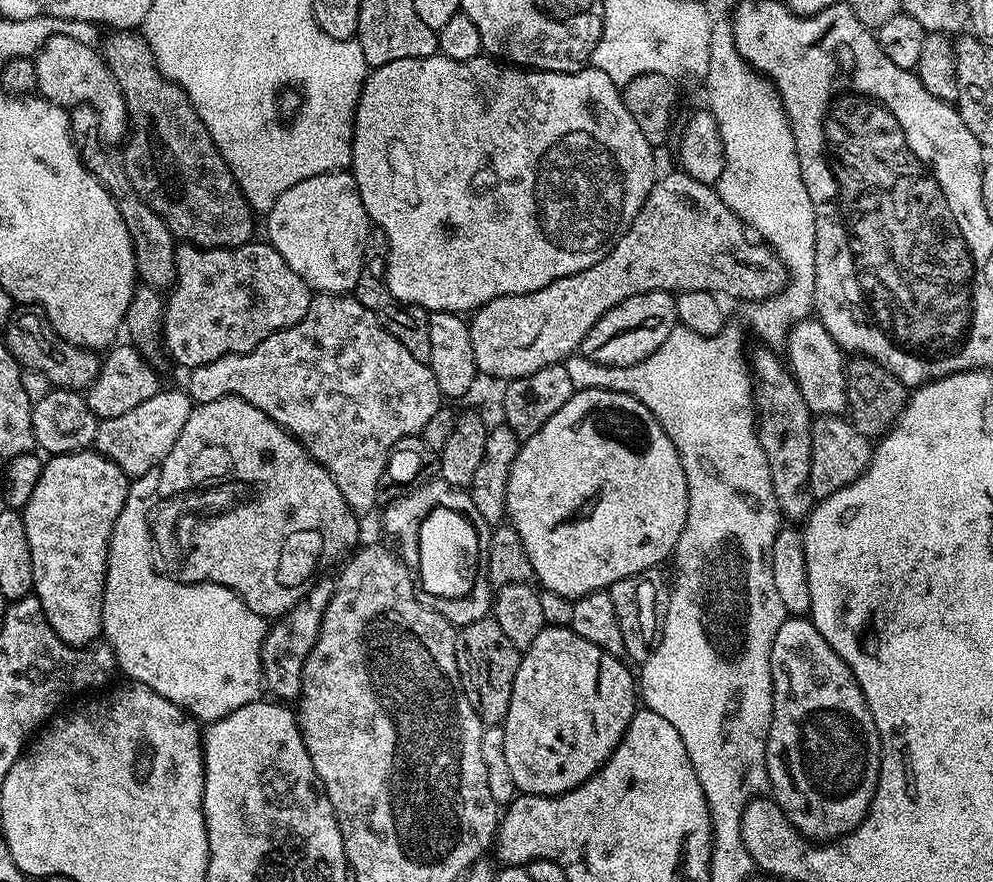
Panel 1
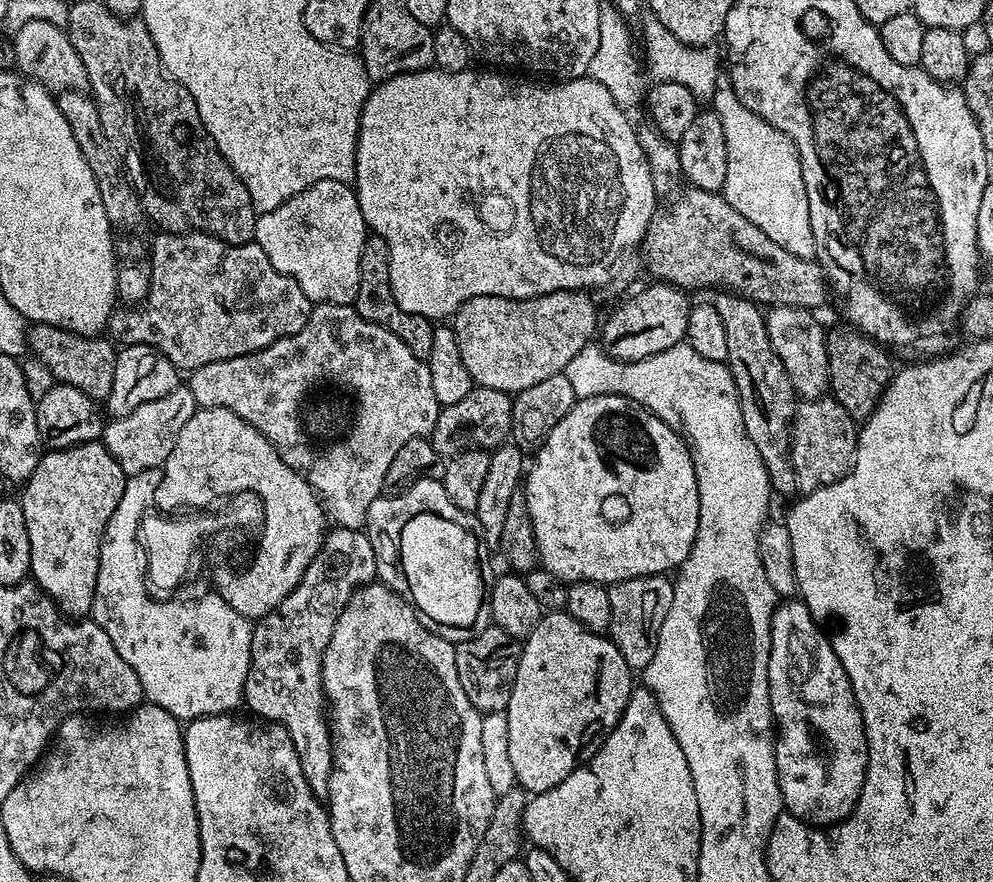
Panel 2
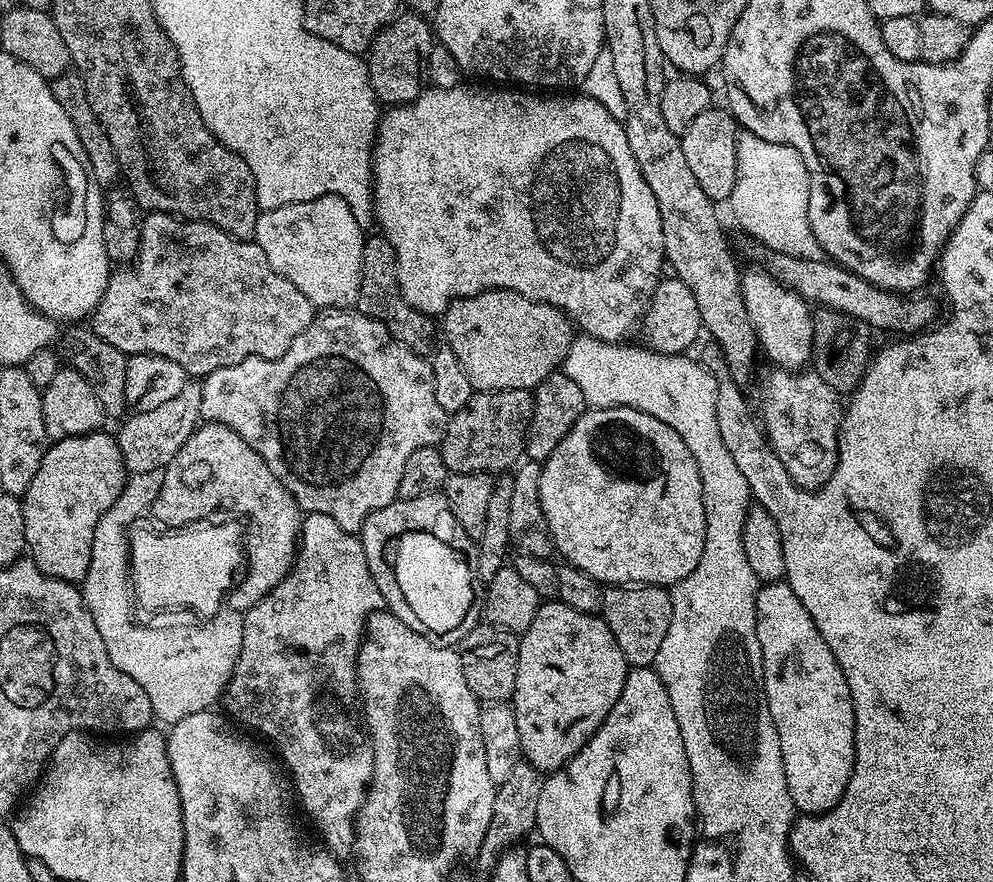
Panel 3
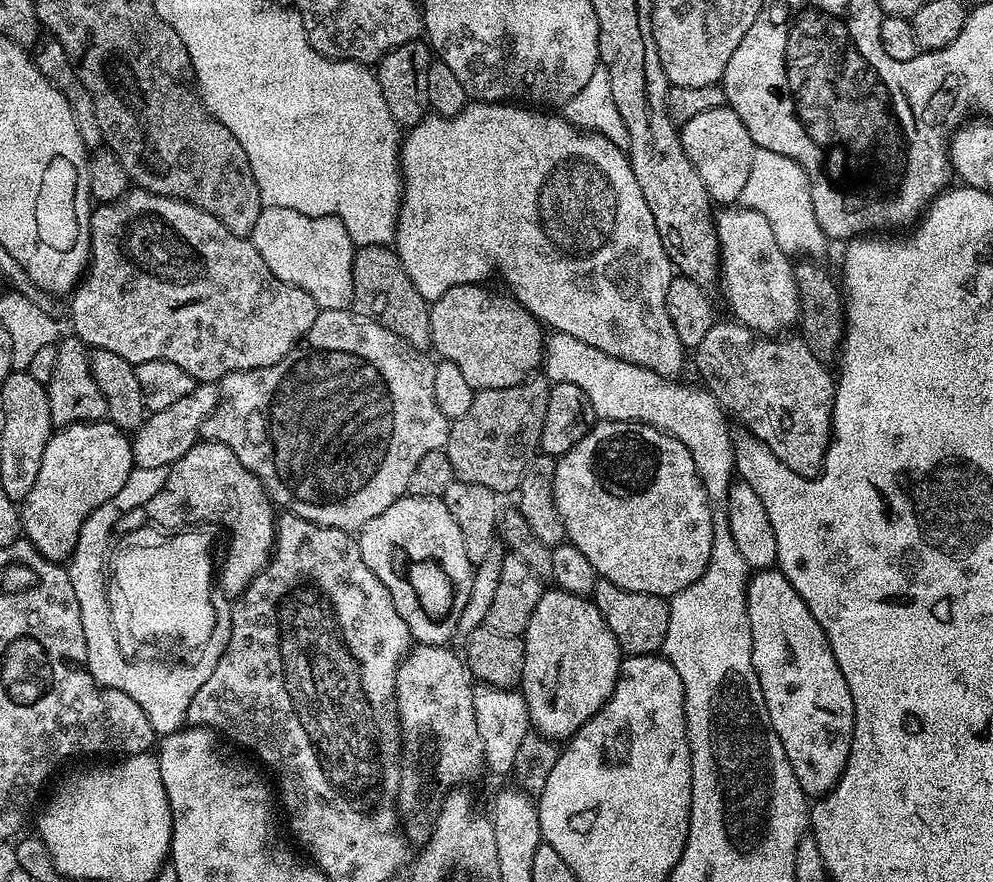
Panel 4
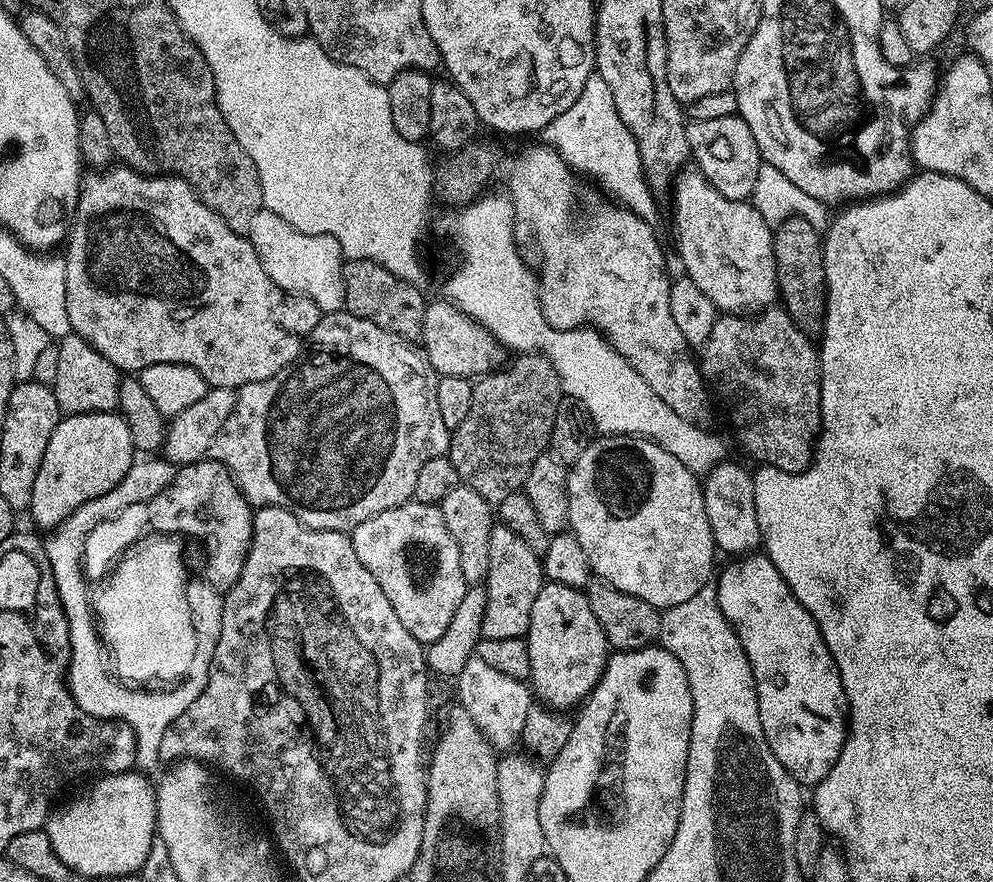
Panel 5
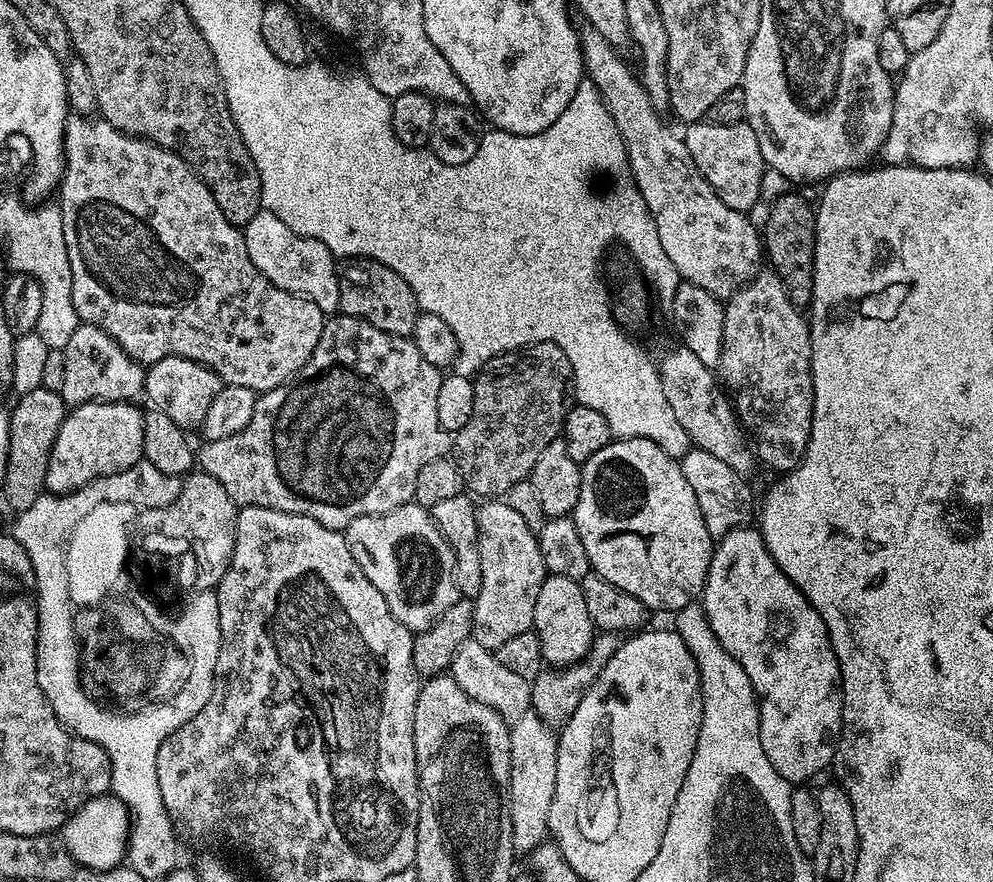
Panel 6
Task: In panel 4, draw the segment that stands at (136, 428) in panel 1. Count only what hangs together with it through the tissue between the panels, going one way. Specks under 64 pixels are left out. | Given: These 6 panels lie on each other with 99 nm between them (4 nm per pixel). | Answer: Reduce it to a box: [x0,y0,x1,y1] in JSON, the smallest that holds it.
[131,382,220,468]

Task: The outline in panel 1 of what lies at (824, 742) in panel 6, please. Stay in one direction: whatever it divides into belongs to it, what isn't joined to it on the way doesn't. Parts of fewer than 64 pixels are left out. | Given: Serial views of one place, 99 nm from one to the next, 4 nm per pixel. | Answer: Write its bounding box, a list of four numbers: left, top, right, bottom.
[764,616,880,842]

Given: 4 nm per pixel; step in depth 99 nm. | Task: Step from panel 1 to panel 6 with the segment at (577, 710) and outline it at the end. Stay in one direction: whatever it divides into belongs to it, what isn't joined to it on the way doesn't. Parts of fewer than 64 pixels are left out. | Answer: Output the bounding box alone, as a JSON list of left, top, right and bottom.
[532,574,594,668]

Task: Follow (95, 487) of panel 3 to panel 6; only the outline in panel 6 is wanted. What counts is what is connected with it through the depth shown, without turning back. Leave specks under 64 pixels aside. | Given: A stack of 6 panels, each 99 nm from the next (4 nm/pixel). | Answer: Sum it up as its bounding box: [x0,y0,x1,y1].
[45,402,144,494]

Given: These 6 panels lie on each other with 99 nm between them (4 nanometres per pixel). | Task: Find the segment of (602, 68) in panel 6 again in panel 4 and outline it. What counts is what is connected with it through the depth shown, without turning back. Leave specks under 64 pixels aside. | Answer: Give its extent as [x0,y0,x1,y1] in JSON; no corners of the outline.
[714,206,800,338]

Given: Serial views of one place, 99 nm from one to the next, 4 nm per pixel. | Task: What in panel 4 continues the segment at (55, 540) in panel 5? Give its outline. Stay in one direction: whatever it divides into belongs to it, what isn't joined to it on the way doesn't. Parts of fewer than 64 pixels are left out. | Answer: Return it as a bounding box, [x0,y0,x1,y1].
[66,466,204,734]

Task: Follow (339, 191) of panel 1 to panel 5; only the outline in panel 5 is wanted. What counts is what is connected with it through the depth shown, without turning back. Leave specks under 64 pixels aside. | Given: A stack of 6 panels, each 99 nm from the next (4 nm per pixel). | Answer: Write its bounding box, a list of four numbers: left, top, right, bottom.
[246,207,346,313]

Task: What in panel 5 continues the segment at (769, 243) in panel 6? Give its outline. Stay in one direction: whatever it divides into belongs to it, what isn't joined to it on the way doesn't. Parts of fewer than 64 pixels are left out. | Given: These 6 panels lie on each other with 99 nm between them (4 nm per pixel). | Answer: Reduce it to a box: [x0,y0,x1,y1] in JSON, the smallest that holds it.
[772,216,826,338]

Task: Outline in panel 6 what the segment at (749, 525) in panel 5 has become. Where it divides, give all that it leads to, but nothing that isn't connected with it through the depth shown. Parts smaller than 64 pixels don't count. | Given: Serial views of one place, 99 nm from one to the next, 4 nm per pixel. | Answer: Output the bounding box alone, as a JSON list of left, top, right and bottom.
[679,447,753,538]

